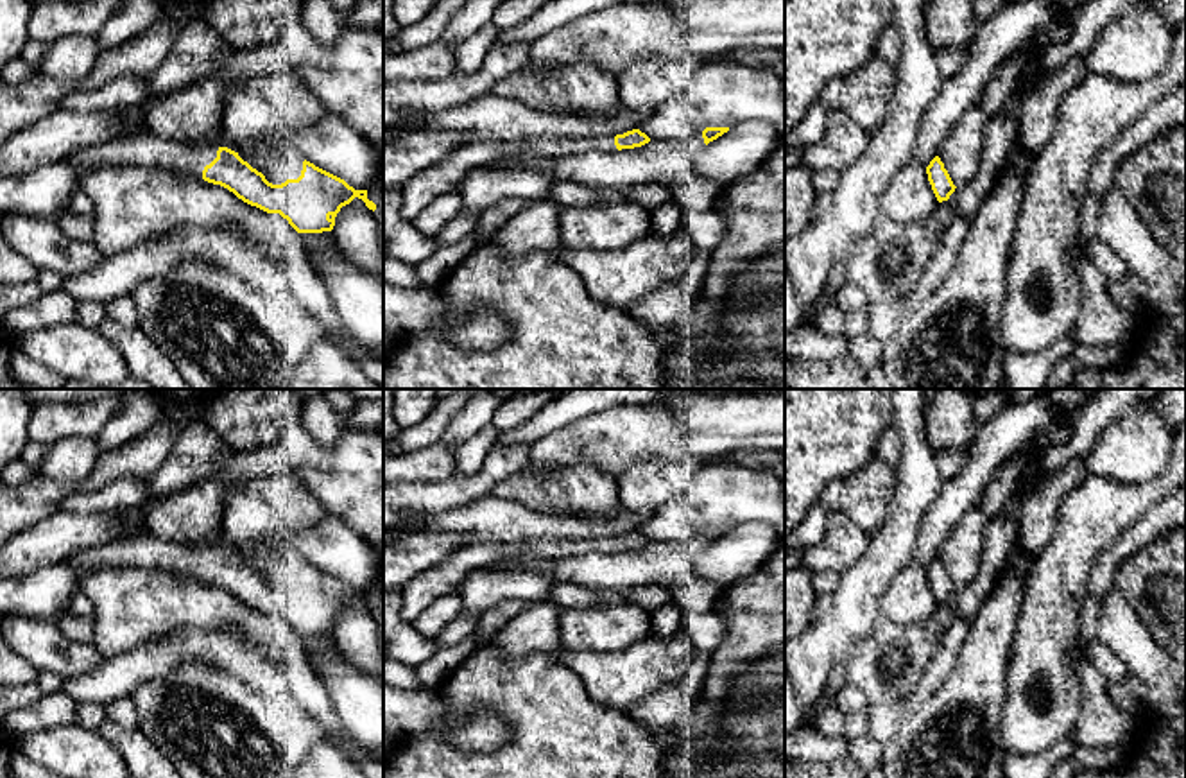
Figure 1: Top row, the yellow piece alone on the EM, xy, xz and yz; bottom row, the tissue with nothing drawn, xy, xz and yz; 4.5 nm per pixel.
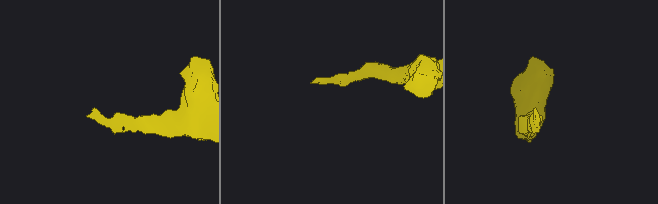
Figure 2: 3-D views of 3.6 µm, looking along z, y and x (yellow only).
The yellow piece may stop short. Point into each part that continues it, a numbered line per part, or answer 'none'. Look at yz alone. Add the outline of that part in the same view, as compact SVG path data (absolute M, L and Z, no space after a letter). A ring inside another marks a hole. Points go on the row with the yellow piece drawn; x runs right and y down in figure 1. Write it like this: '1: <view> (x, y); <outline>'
1: yz (961, 151); M971 106L939 149L939 158L957 188L969 183L980 169L987 118L980 106Z

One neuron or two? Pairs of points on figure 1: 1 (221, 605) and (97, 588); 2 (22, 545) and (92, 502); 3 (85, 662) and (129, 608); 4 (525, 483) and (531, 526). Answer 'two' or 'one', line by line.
1: one
2: two
3: two
4: two

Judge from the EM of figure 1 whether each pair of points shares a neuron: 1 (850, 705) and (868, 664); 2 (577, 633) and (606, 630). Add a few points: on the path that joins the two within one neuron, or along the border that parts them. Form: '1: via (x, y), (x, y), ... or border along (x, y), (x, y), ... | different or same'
1: border along (850, 682), (871, 703) | different
2: via (584, 630), (599, 630) | same

